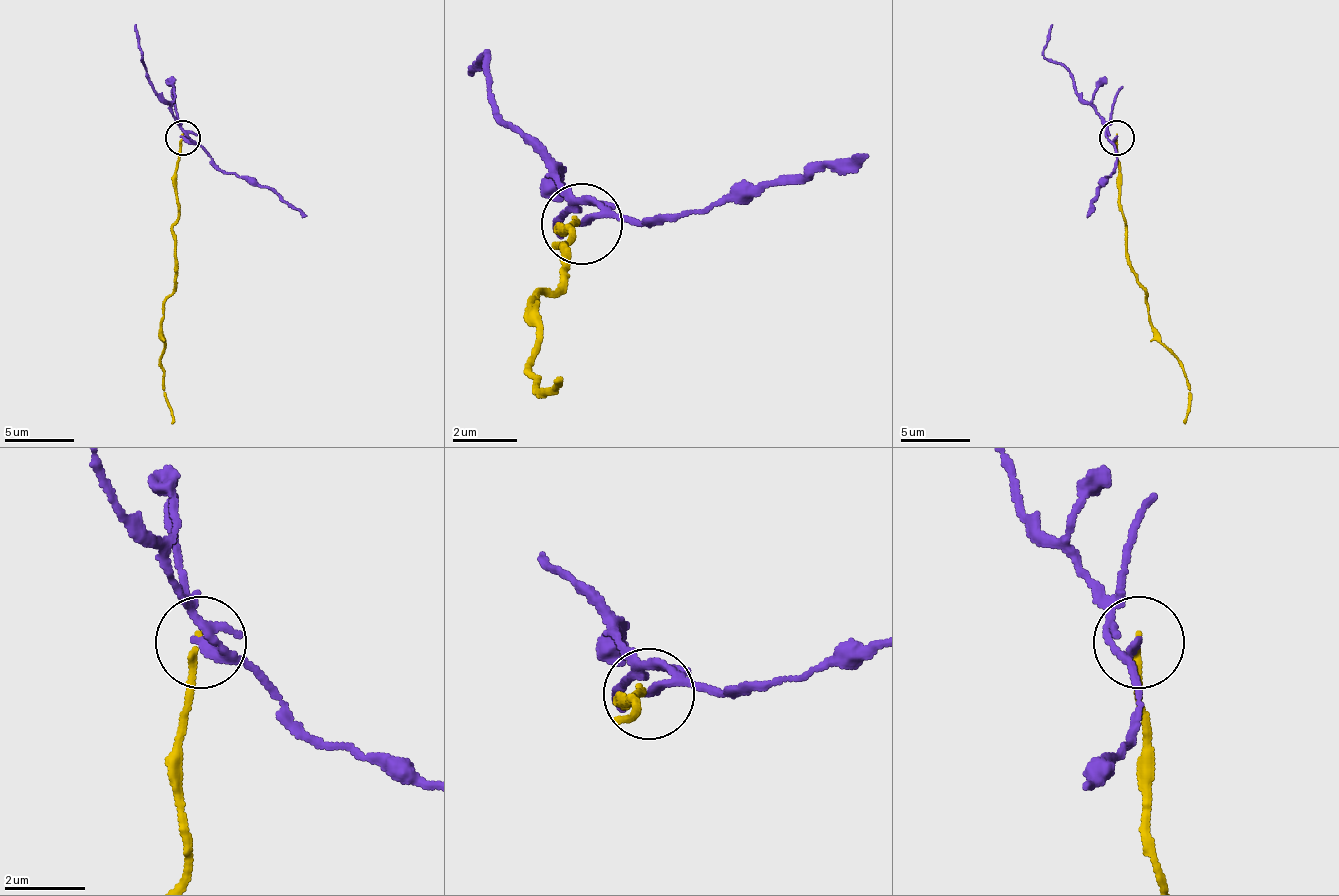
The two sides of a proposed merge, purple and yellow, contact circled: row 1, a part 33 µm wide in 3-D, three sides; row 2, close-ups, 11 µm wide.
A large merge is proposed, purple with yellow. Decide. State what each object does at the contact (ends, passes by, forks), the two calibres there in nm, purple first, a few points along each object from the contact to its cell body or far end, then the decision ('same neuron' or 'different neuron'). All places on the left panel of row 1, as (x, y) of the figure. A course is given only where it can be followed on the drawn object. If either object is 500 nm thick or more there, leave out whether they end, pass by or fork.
purple passes by; yellow ends there; 160 nm thick on the purple side, 150 nm on the other; purple runs (182, 136), (189, 133), (154, 91), (140, 56), (133, 24); yellow runs (182, 136), (175, 203), (175, 286), (168, 293), (161, 325), (165, 402), (175, 423); different neuron

